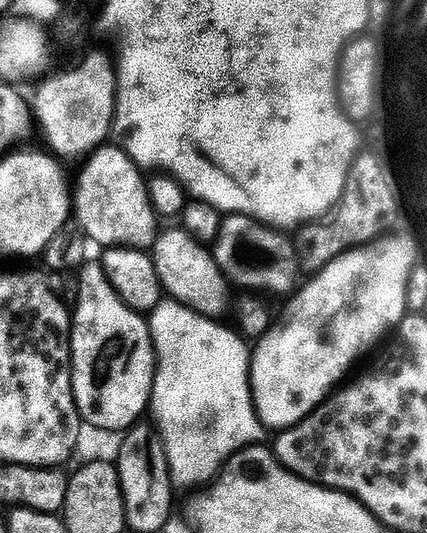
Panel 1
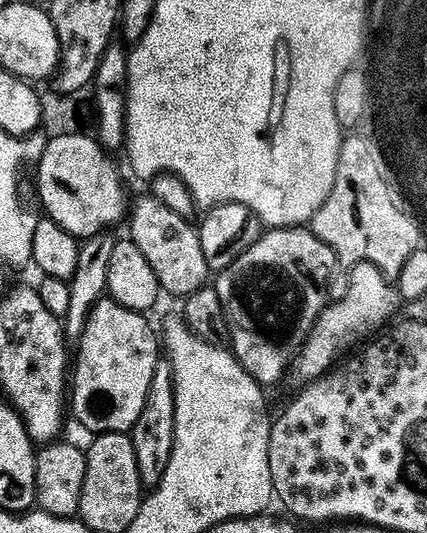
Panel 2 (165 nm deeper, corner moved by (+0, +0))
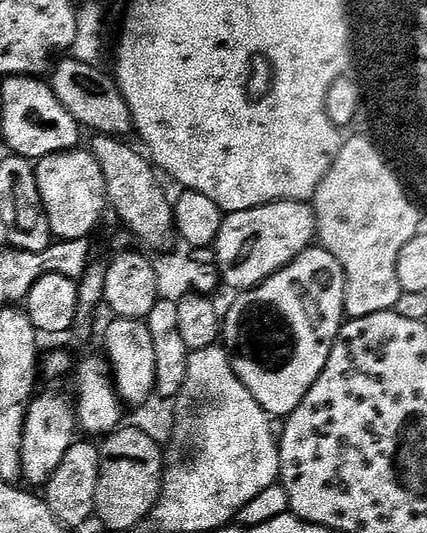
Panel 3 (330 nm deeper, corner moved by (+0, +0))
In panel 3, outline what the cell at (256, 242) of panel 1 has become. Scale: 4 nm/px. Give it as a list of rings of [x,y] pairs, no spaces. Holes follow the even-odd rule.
[[[310,246],[305,252],[299,252],[284,268],[268,276],[254,288],[249,288],[232,305],[222,320],[222,344],[230,353],[232,368],[237,378],[254,394],[258,406],[268,413],[269,417],[287,418],[292,415],[306,398],[310,386],[318,382],[322,370],[326,366],[326,358],[330,358],[330,350],[345,324],[344,295],[346,294],[346,278],[338,258],[330,254],[322,246]],[[248,308],[252,312],[261,312],[268,316],[264,324],[248,324]]]

